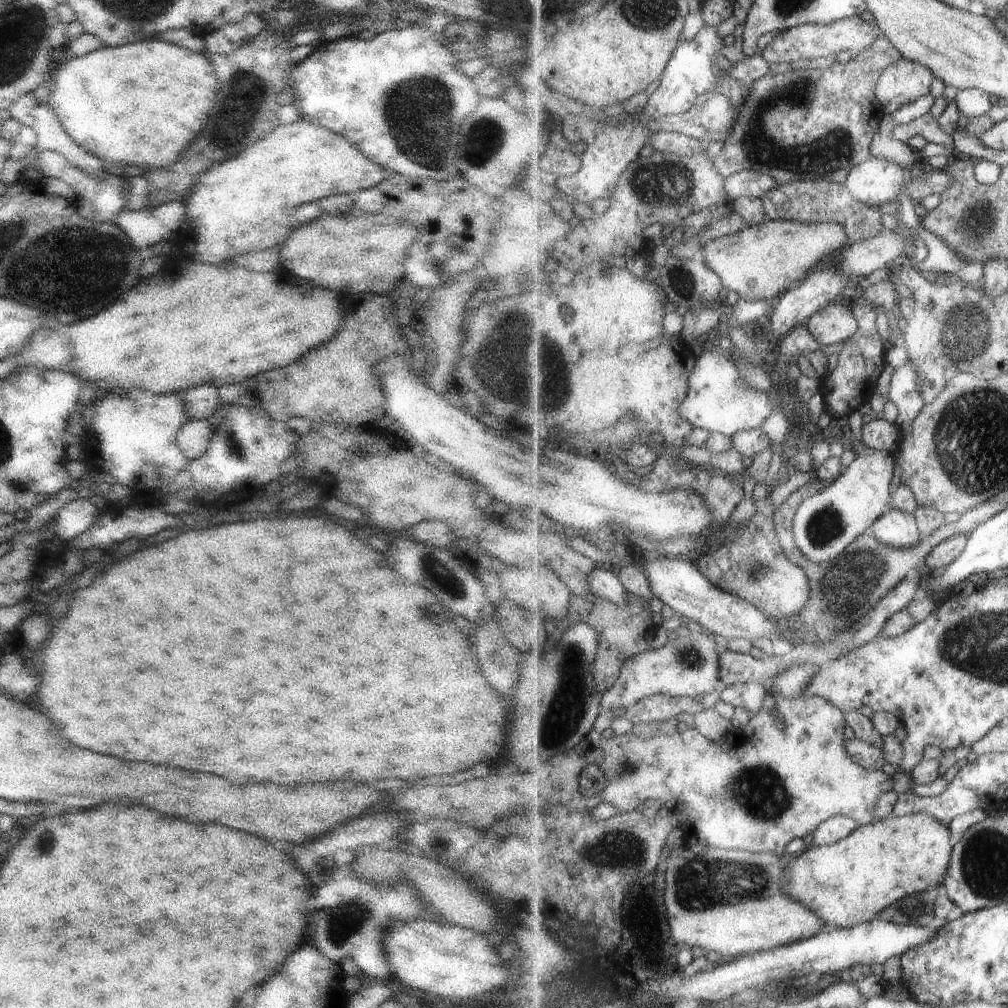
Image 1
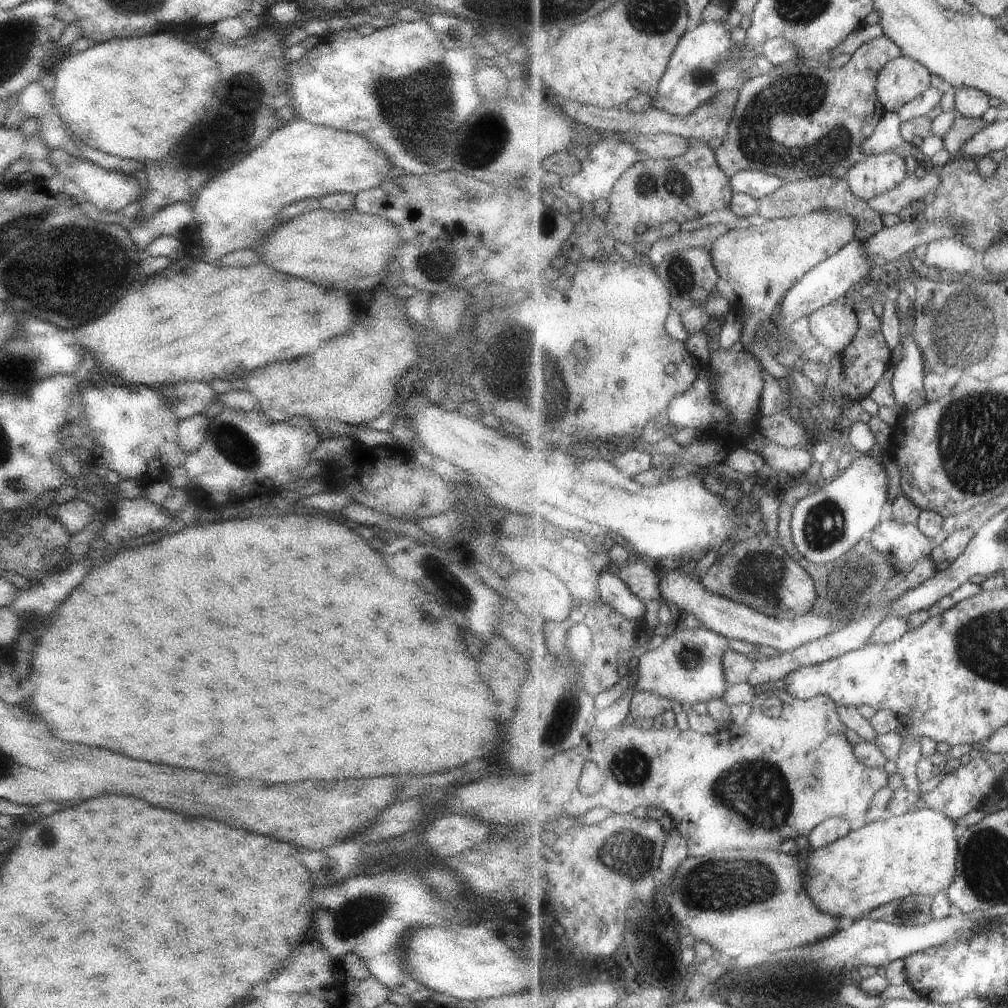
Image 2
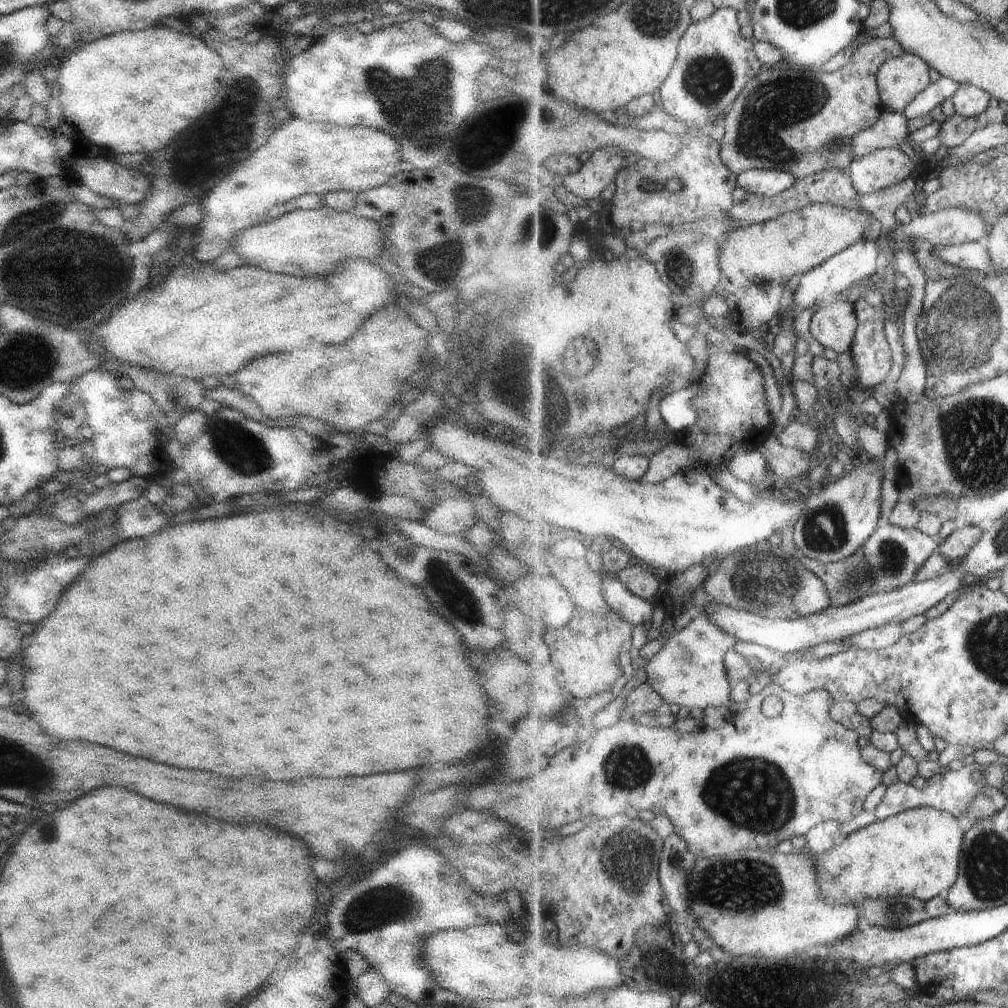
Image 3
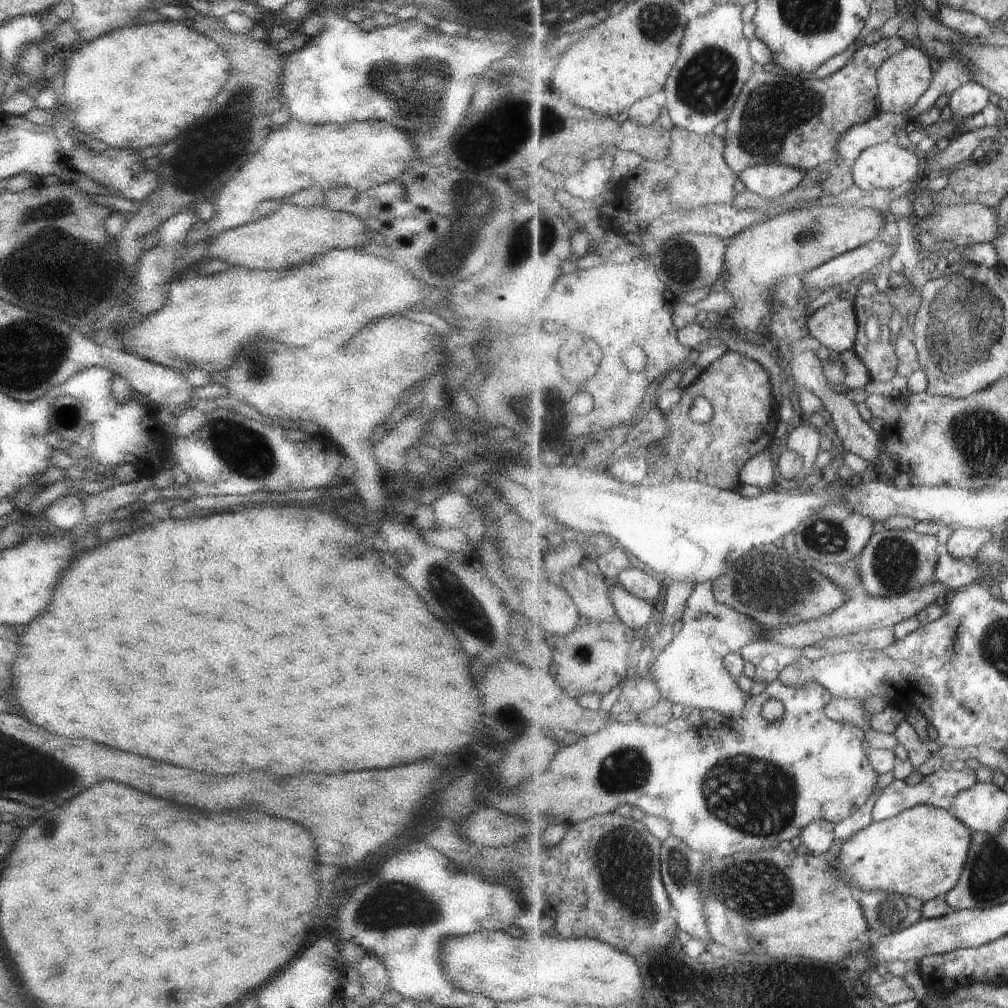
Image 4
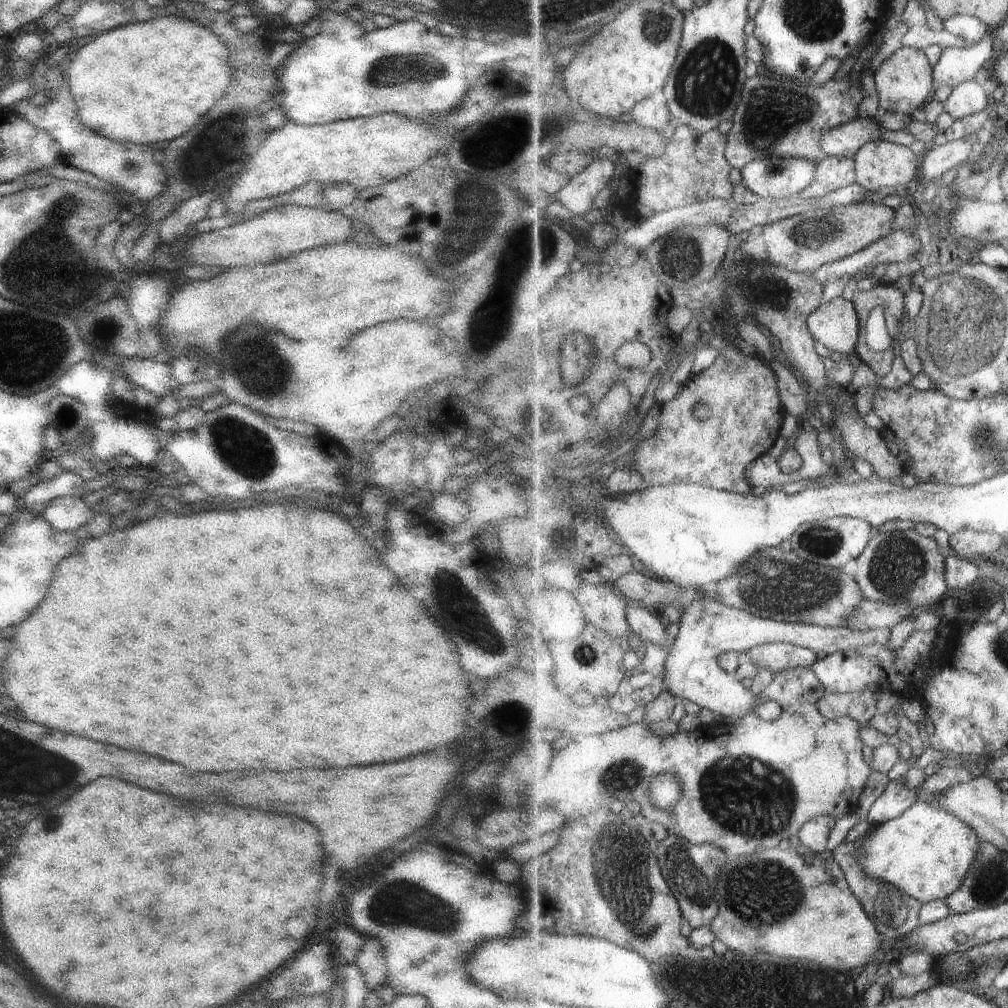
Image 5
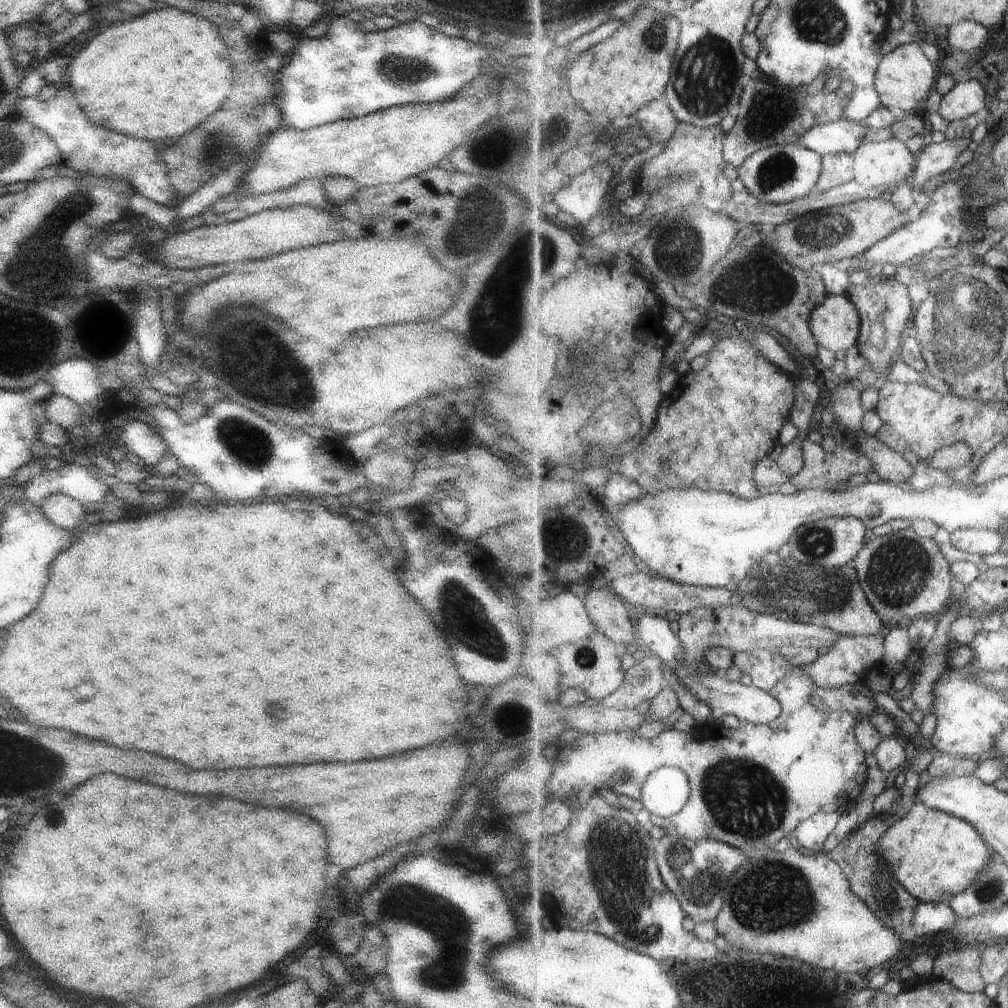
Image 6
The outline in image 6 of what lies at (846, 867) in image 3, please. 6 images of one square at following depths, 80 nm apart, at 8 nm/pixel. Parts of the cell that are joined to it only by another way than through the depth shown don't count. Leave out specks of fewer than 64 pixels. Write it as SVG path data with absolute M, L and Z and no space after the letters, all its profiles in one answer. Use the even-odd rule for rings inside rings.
M913 803L911 810L892 824L876 842L876 857L920 902L950 904L989 864L992 848L968 821L945 811Z

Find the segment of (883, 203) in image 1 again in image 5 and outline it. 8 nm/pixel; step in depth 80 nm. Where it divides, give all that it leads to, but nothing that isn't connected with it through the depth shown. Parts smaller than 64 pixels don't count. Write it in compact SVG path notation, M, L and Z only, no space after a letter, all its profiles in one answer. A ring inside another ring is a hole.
M871 141L854 158L856 182L871 191L885 190L887 186L910 185L919 177L920 156L911 147L893 141Z

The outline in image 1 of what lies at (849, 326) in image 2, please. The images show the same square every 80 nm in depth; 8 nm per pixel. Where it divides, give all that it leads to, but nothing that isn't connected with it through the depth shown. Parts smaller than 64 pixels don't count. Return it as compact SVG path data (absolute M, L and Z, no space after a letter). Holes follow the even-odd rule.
M829 304L806 321L811 335L823 346L844 342L856 335L860 325L852 310L841 304Z

